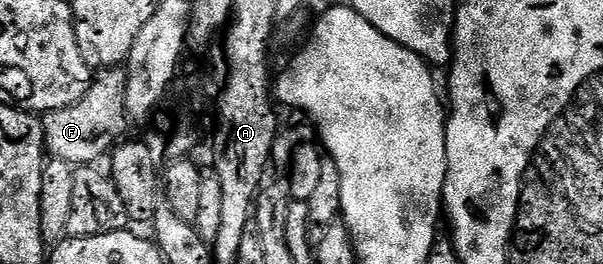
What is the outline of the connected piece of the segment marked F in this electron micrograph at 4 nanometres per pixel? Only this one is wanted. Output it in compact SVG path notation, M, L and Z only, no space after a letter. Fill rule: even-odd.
M120 67L106 68L93 77L93 84L71 106L51 110L40 117L45 135L45 146L50 157L65 160L72 166L93 166L100 156L108 157L118 143L117 135L127 124L125 114L125 73Z

